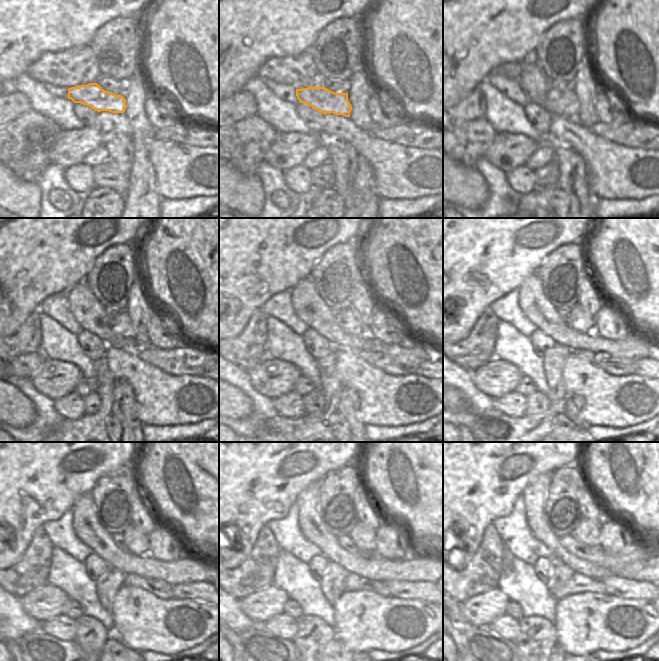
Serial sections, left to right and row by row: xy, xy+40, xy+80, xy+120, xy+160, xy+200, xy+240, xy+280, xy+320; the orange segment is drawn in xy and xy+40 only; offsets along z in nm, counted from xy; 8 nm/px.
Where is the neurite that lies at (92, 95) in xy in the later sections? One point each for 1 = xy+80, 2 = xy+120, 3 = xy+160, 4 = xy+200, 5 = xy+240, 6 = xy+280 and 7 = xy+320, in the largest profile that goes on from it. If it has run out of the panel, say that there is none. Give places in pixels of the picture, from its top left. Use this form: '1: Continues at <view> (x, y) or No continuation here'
1: Continues at xy+80 (565, 103)
2: Continues at xy+120 (121, 324)
3: Continues at xy+160 (347, 322)
4: Continues at xy+200 (581, 321)
5: Continues at xy+240 (136, 542)
6: Continues at xy+280 (362, 536)
7: Continues at xy+320 (587, 532)

